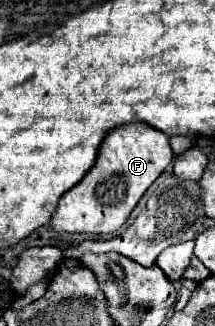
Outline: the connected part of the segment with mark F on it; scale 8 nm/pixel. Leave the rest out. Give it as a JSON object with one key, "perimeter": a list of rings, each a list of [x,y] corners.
{"perimeter":[[[131,122],[117,126],[107,132],[103,138],[97,160],[83,176],[83,180],[65,192],[59,200],[59,206],[51,218],[55,232],[85,232],[85,234],[111,234],[117,232],[131,210],[137,206],[145,190],[159,178],[159,174],[173,162],[173,150],[169,136],[157,128]]]}

